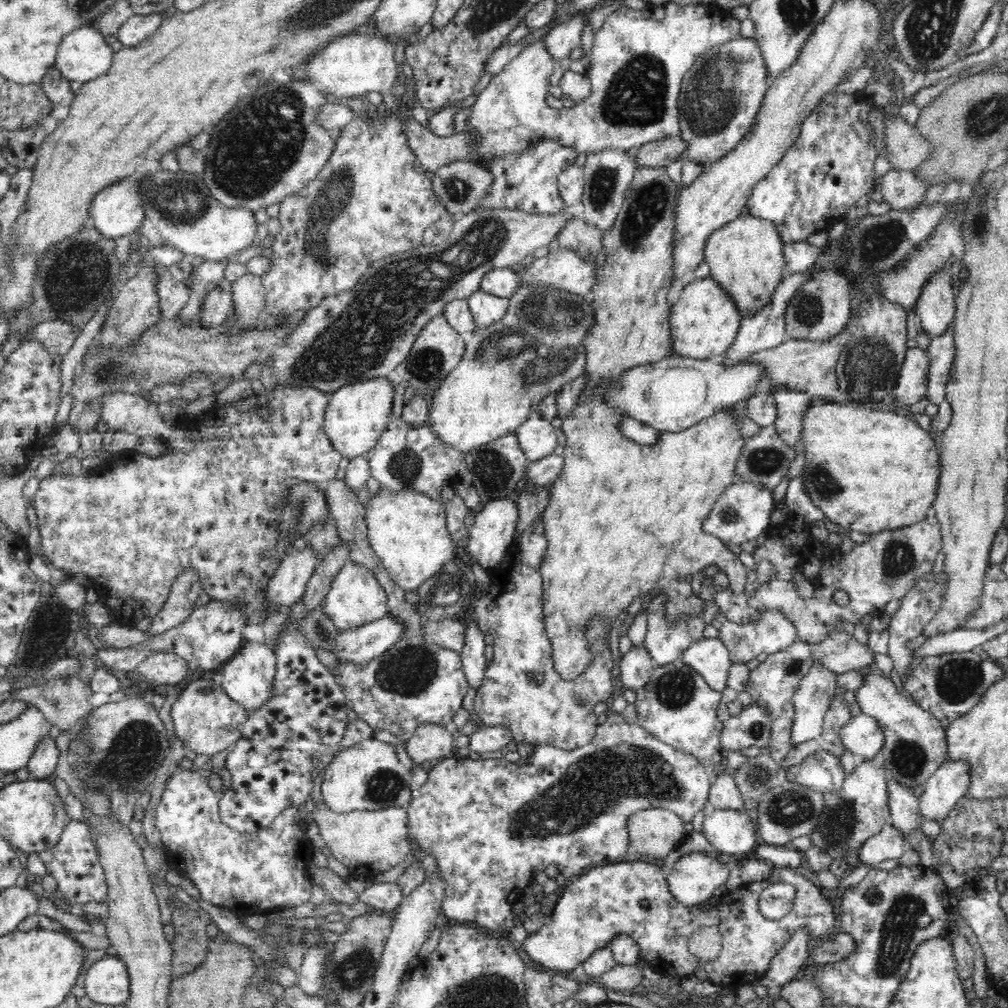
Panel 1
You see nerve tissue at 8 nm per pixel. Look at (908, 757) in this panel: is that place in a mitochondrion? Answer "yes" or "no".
yes

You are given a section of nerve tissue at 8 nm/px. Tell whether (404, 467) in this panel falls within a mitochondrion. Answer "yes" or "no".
yes

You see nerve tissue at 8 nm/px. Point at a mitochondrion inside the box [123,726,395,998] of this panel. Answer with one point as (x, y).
(352, 972)

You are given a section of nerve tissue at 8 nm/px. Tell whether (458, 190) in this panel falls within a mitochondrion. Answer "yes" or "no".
yes

